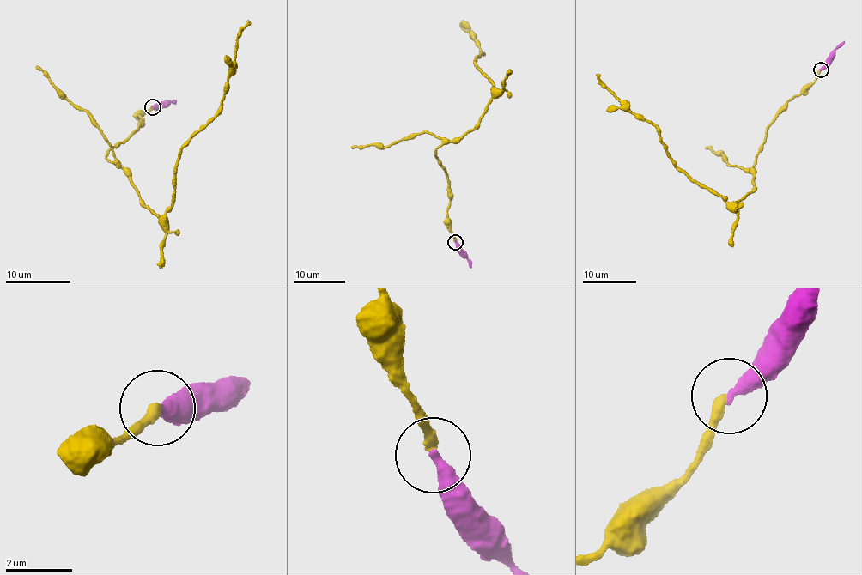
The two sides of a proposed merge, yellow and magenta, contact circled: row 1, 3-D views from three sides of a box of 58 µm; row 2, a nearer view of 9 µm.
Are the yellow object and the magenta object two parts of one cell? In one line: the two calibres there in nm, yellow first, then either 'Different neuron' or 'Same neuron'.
Thickness 280 nm (yellow) against 360 nm. Same neuron

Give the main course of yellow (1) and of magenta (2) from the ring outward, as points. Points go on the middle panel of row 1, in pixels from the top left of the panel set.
1: (455, 241), (436, 150), (477, 124), (492, 93), (474, 60), (479, 42), (462, 23)
2: (455, 242), (466, 254), (470, 268)

